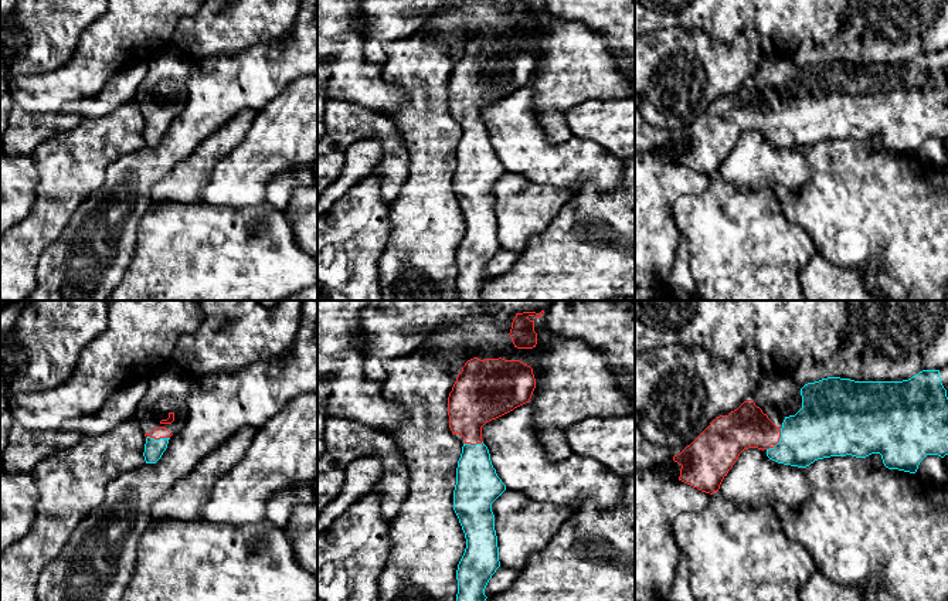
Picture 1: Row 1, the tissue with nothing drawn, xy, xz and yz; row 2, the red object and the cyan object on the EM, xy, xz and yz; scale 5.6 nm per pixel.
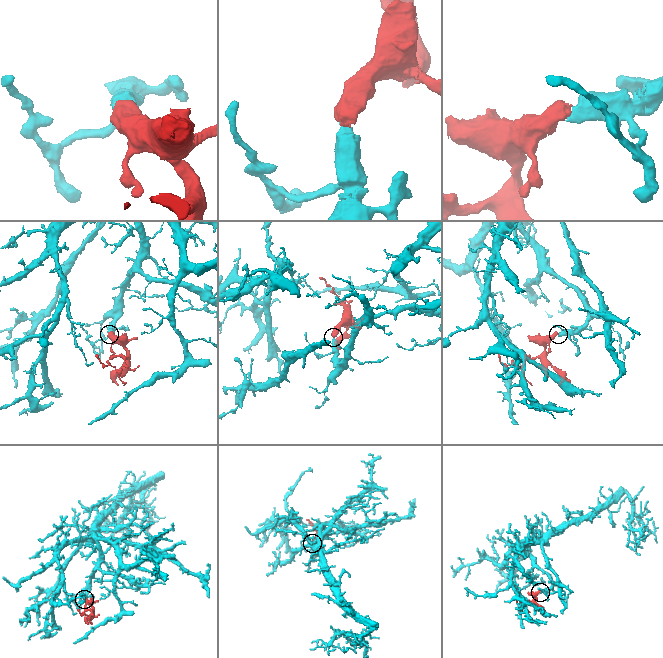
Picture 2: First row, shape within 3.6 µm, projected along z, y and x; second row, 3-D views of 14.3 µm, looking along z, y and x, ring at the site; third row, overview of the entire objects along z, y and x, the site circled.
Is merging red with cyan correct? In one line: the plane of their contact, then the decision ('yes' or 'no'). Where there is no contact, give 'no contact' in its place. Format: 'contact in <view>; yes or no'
contact in yz; yes

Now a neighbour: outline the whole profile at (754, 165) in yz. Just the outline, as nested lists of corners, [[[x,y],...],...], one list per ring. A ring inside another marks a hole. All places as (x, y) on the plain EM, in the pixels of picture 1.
[[[744,132],[724,159],[720,177],[743,193],[774,191],[777,186],[796,194],[812,177],[805,153],[778,146],[762,132]]]

